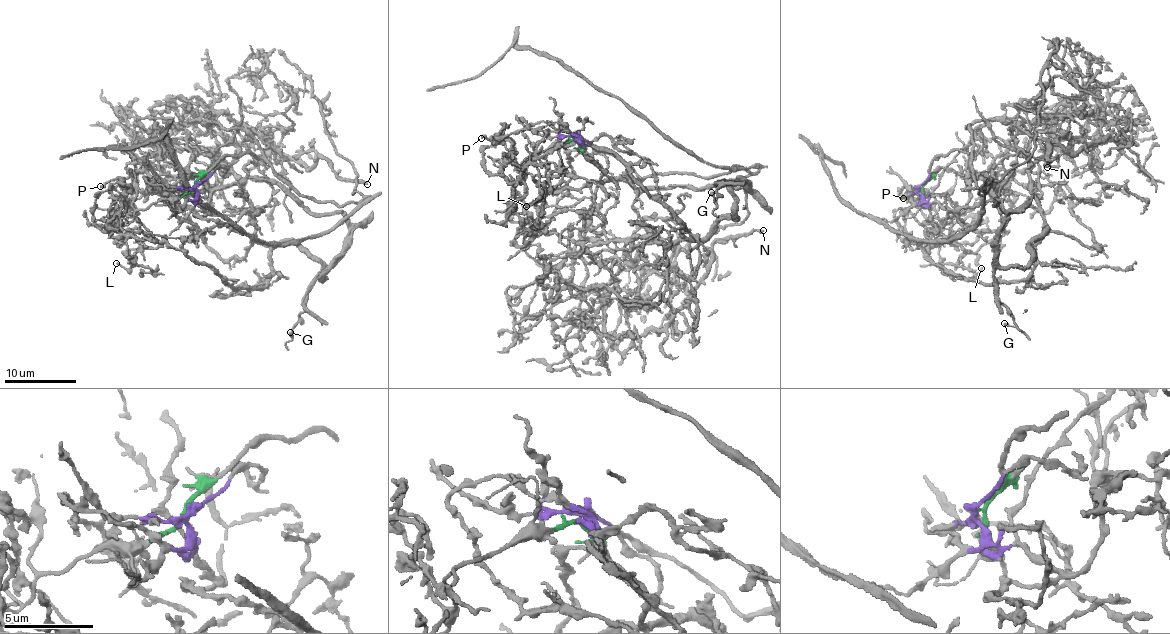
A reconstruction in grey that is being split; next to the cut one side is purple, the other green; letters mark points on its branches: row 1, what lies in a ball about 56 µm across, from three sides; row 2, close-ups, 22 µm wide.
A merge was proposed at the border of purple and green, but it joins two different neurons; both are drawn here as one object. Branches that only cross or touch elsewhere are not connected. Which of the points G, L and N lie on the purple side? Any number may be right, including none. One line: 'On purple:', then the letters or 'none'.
On purple: G, L, N

